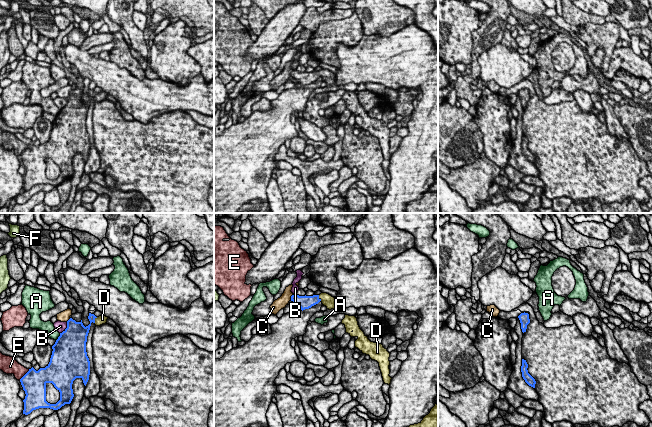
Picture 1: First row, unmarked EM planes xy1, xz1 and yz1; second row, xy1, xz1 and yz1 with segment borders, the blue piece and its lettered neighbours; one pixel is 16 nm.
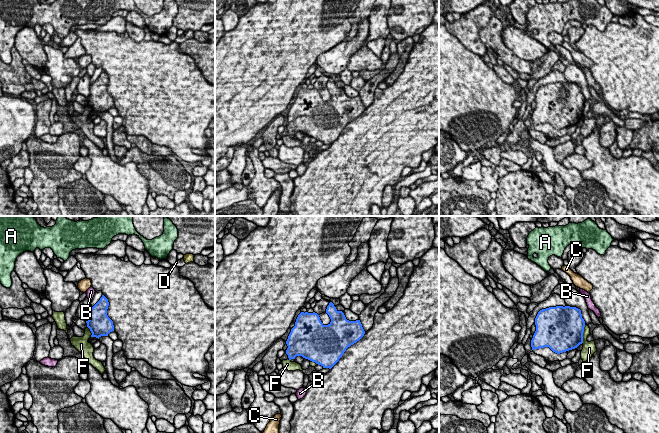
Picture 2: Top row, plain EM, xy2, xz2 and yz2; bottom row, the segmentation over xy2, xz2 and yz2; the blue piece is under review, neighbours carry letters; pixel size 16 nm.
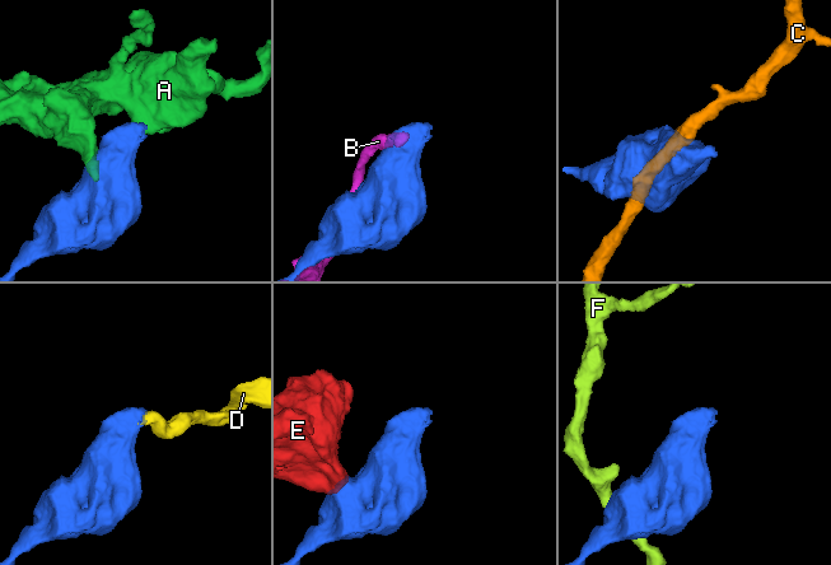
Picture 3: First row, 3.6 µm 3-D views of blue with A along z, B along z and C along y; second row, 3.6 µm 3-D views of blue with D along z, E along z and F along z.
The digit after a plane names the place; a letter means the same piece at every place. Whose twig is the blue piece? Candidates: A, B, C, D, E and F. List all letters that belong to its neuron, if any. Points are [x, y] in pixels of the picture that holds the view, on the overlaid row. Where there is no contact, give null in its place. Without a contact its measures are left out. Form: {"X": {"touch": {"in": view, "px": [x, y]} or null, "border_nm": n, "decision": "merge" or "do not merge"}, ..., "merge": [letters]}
{"A": {"touch": {"in": "xy1", "px": [58, 337]}, "border_nm": 140, "decision": "do not merge"}, "B": {"touch": {"in": "xy1", "px": [66, 328]}, "border_nm": 220, "decision": "do not merge"}, "C": {"touch": {"in": "xz1", "px": [291, 296]}, "border_nm": 120, "decision": "do not merge"}, "D": {"touch": {"in": "xy1", "px": [94, 320]}, "border_nm": 110, "decision": "merge"}, "E": {"touch": {"in": "xy1", "px": [24, 375]}, "border_nm": 260, "decision": "do not merge"}, "F": {"touch": {"in": "yz2", "px": [582, 334]}, "border_nm": 320, "decision": "do not merge"}, "merge": ["D"]}

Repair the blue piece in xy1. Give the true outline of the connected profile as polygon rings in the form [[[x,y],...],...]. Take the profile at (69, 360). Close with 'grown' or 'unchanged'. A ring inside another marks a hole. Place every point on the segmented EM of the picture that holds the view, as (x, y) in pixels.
[[[89,313],[90,324],[84,326],[82,320],[76,322],[72,318],[67,321],[67,328],[52,346],[52,355],[45,368],[36,371],[33,367],[20,379],[25,391],[23,414],[28,415],[39,408],[58,410],[70,404],[74,394],[73,381],[81,378],[86,386],[90,375],[90,361],[86,352],[87,336],[91,323],[96,326],[106,324],[108,317],[96,317]],[[52,383],[60,392],[60,400],[56,404],[46,401],[46,384]]]; grown

